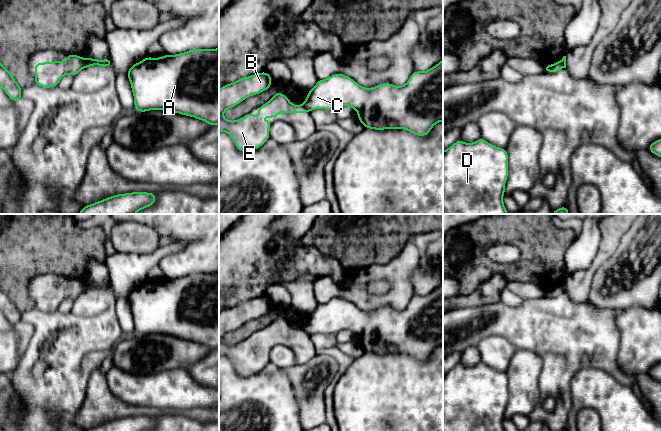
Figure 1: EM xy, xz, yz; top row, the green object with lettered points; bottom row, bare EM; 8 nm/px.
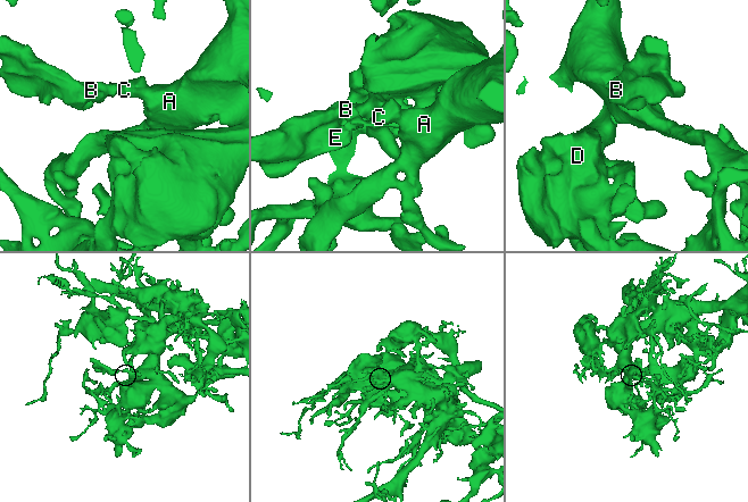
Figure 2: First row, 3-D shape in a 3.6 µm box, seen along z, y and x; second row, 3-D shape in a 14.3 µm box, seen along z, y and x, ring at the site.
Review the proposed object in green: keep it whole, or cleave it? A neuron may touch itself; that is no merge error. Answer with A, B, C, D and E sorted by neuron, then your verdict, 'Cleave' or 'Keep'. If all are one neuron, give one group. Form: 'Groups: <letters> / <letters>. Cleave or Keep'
Groups: A C D / B E. Cleave

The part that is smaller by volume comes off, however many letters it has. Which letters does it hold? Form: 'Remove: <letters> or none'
Remove: B, E

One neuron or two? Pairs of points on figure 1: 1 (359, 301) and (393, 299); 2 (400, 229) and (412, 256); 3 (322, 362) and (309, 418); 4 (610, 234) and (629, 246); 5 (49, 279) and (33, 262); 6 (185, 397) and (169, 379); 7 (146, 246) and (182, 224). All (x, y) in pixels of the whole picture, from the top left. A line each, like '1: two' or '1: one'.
1: one
2: two
3: one
4: two
5: two
6: one
7: two

